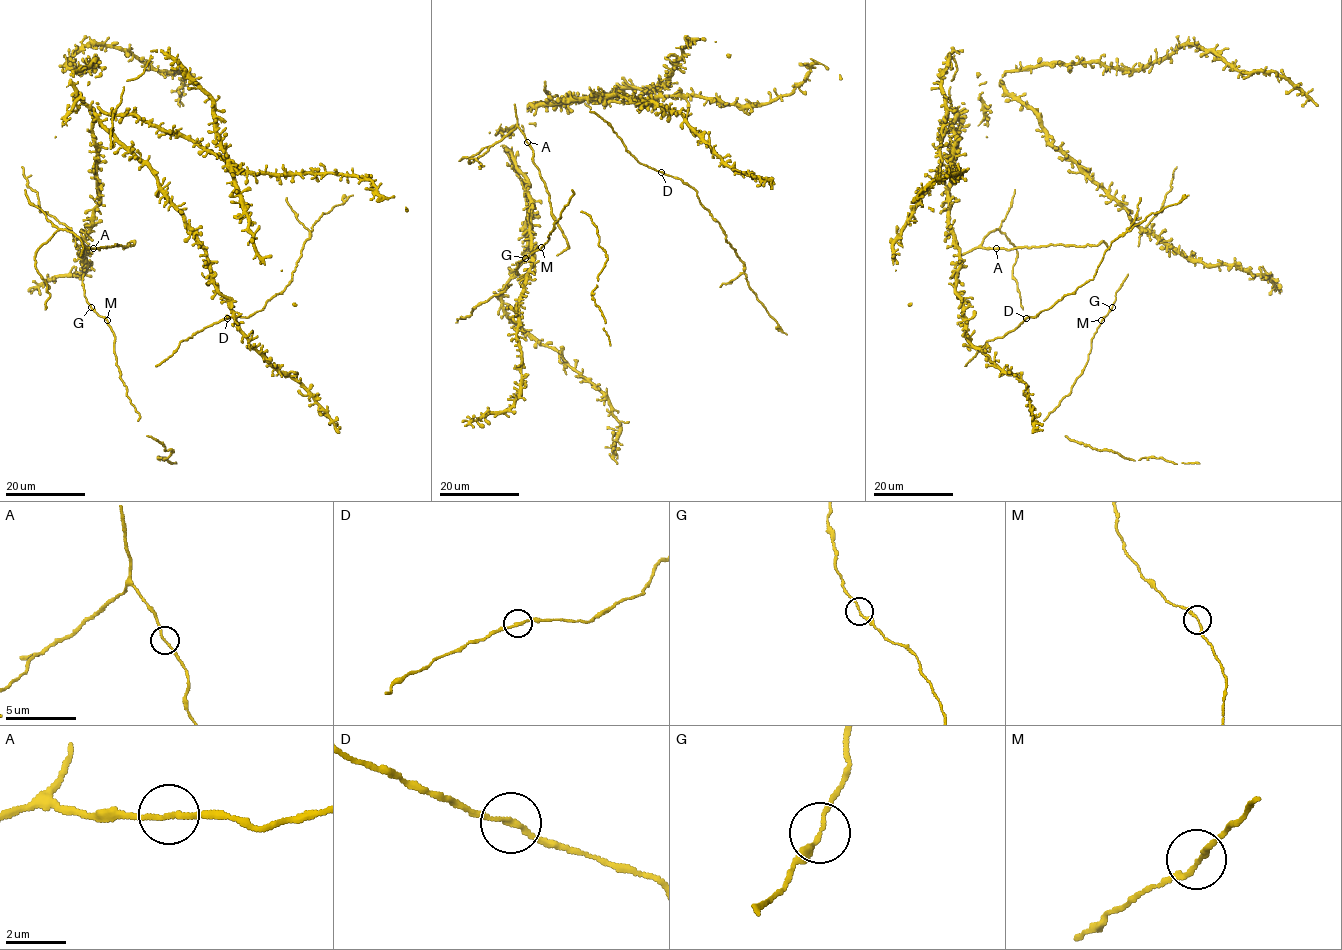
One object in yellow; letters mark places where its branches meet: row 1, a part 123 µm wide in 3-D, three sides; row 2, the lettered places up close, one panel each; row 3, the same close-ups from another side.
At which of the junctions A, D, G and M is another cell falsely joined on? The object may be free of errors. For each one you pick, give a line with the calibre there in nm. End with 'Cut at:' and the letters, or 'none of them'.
Cut at: none of them

